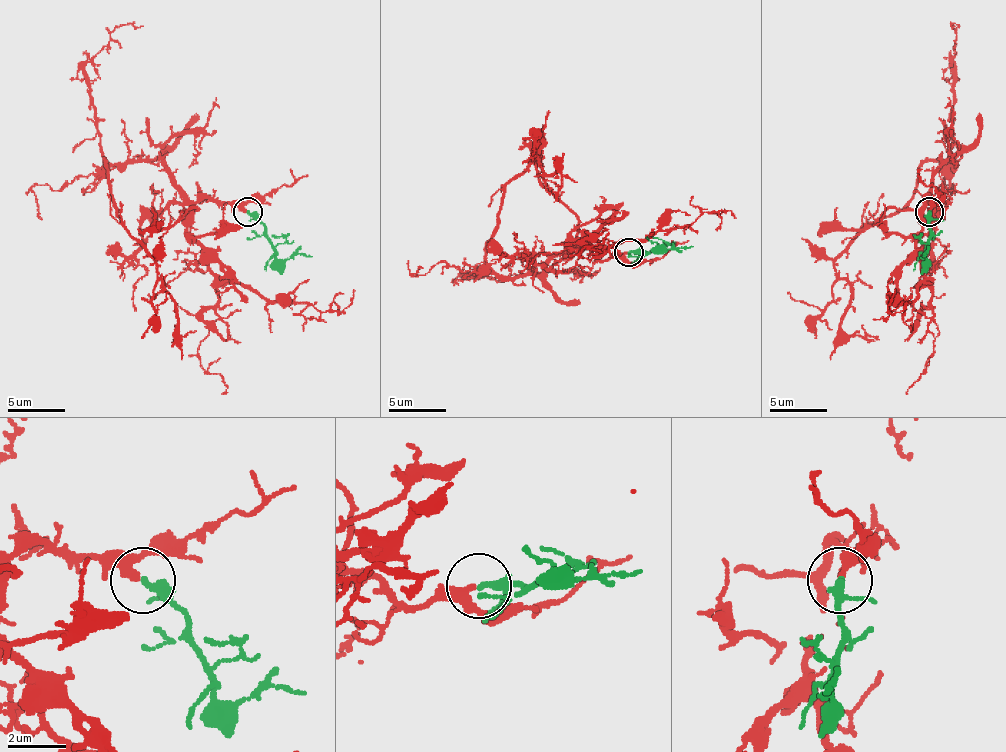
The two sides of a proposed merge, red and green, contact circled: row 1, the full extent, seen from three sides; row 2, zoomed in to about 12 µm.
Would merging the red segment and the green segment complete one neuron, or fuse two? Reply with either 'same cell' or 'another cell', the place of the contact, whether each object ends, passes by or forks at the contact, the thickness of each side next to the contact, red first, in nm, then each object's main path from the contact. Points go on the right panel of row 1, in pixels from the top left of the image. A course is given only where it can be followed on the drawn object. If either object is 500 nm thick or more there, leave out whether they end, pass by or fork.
same cell; place (929, 212); red passes by; green passes by; calibres 200 and 240 nm; course red (928, 211), (931, 177), (951, 160), (928, 160), (917, 191), (834, 265), (851, 288), (839, 326), (879, 340); course green (928, 211), (931, 237), (925, 260), (925, 254), (922, 257)

